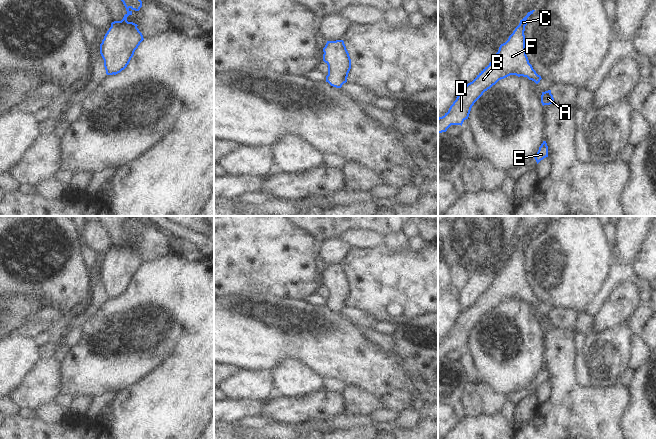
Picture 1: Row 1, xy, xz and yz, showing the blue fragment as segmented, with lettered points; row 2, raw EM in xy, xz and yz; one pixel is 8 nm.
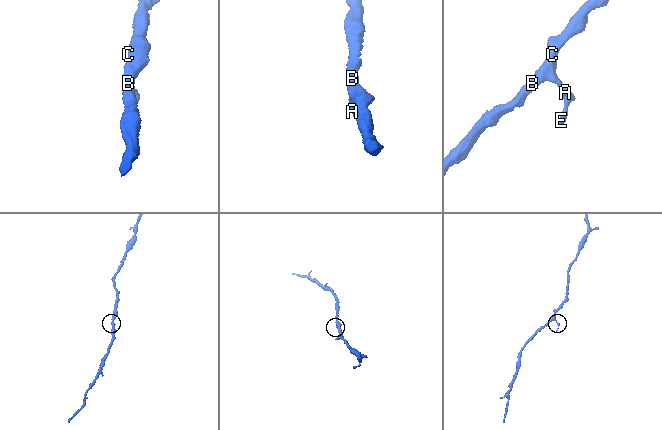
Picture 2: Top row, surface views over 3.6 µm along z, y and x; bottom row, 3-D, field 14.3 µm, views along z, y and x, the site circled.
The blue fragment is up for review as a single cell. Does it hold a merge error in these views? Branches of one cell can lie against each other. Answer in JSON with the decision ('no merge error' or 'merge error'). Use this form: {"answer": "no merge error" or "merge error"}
{"answer": "no merge error"}

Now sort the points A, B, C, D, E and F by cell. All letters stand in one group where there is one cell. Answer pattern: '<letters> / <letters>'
A B C D E F

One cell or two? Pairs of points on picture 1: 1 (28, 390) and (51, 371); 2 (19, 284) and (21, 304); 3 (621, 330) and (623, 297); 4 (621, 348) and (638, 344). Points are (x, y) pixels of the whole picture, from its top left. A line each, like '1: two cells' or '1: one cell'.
1: one cell
2: two cells
3: two cells
4: two cells

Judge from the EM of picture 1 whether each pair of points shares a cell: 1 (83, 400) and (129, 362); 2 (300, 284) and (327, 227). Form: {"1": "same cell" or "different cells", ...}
{"1": "different cells", "2": "different cells"}

